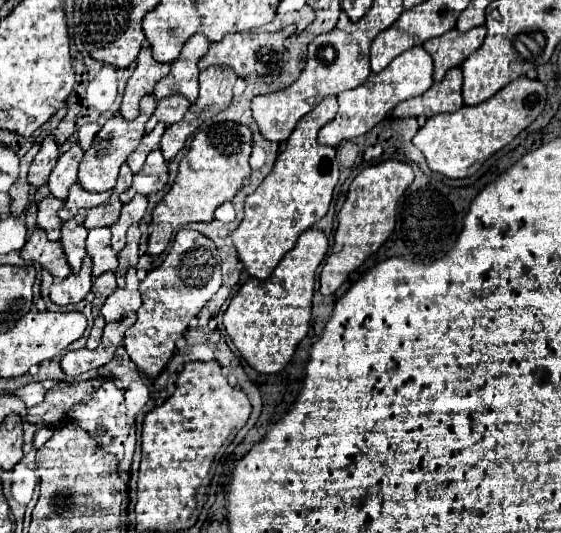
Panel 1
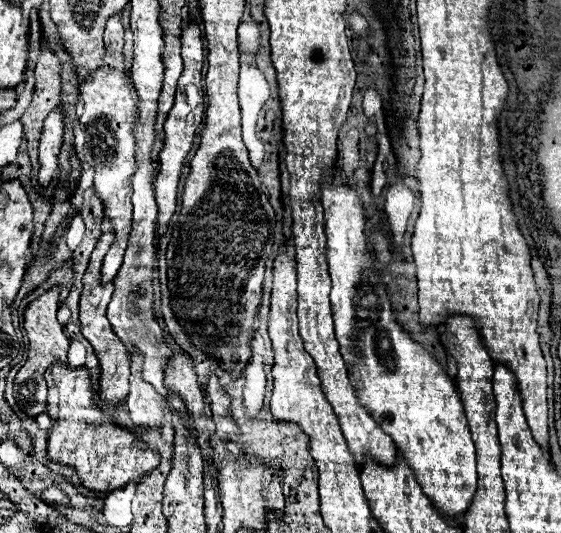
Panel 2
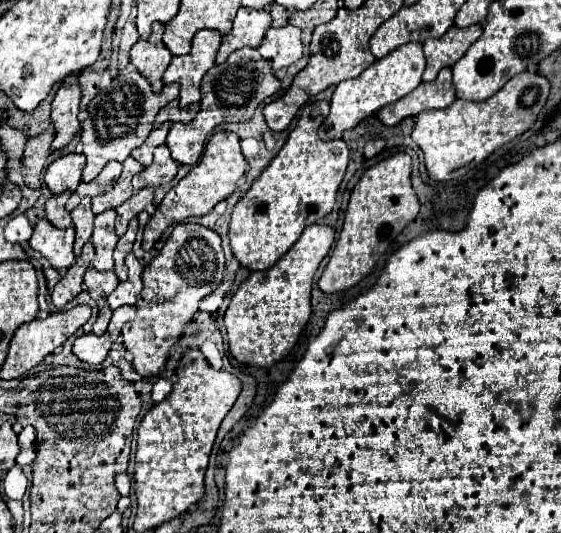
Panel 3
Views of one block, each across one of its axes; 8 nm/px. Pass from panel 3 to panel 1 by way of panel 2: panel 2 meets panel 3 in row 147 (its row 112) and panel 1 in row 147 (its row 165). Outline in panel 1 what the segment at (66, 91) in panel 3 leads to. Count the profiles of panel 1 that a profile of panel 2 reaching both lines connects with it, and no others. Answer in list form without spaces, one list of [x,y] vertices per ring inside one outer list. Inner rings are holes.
[[[46,136],[44,142],[40,144],[40,152],[36,154],[36,158],[30,166],[28,182],[36,188],[42,186],[48,180],[54,164],[58,162],[58,156],[60,156],[60,152],[58,152],[58,144],[54,142],[54,136]]]

